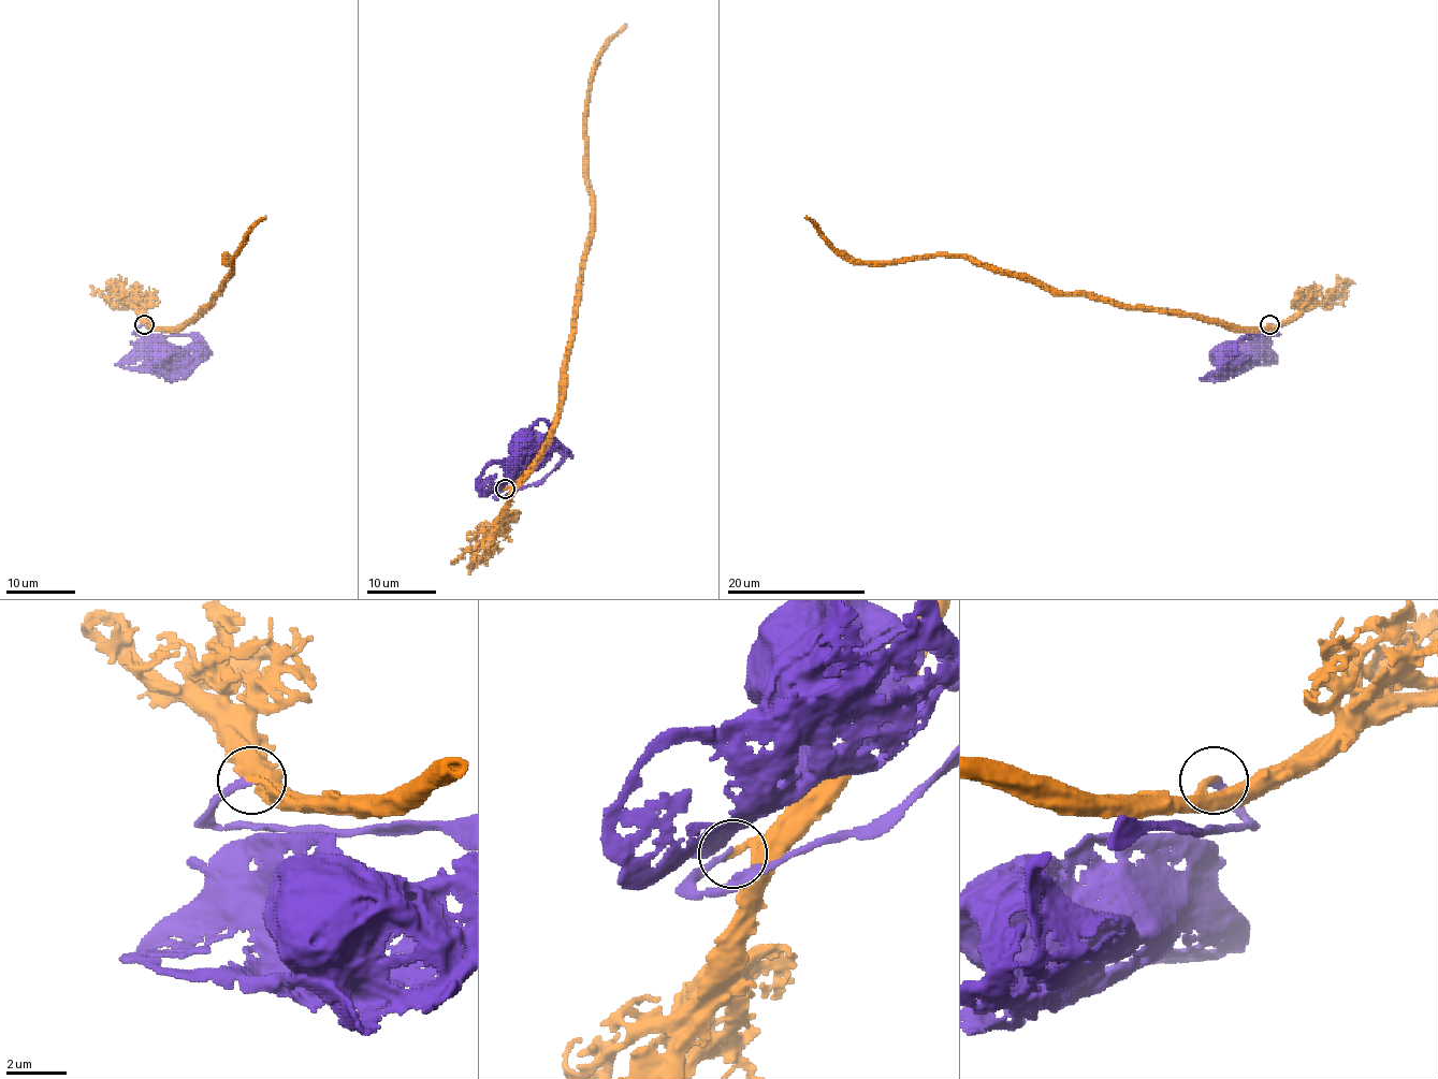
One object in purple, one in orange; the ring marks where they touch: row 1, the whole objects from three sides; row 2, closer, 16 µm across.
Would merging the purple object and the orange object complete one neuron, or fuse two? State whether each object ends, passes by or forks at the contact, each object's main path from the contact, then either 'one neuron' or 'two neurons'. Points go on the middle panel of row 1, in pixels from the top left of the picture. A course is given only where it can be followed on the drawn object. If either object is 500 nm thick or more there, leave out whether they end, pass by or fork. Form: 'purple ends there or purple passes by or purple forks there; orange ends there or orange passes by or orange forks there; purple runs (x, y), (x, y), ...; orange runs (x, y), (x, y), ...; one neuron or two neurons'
purple ends there; orange ends there; purple runs (505, 490), (497, 498), (538, 484), (562, 456), (524, 445); orange runs (505, 490), (536, 456), (556, 411), (578, 279), (592, 234), (586, 121), (590, 72), (604, 46), (626, 24); one neuron

